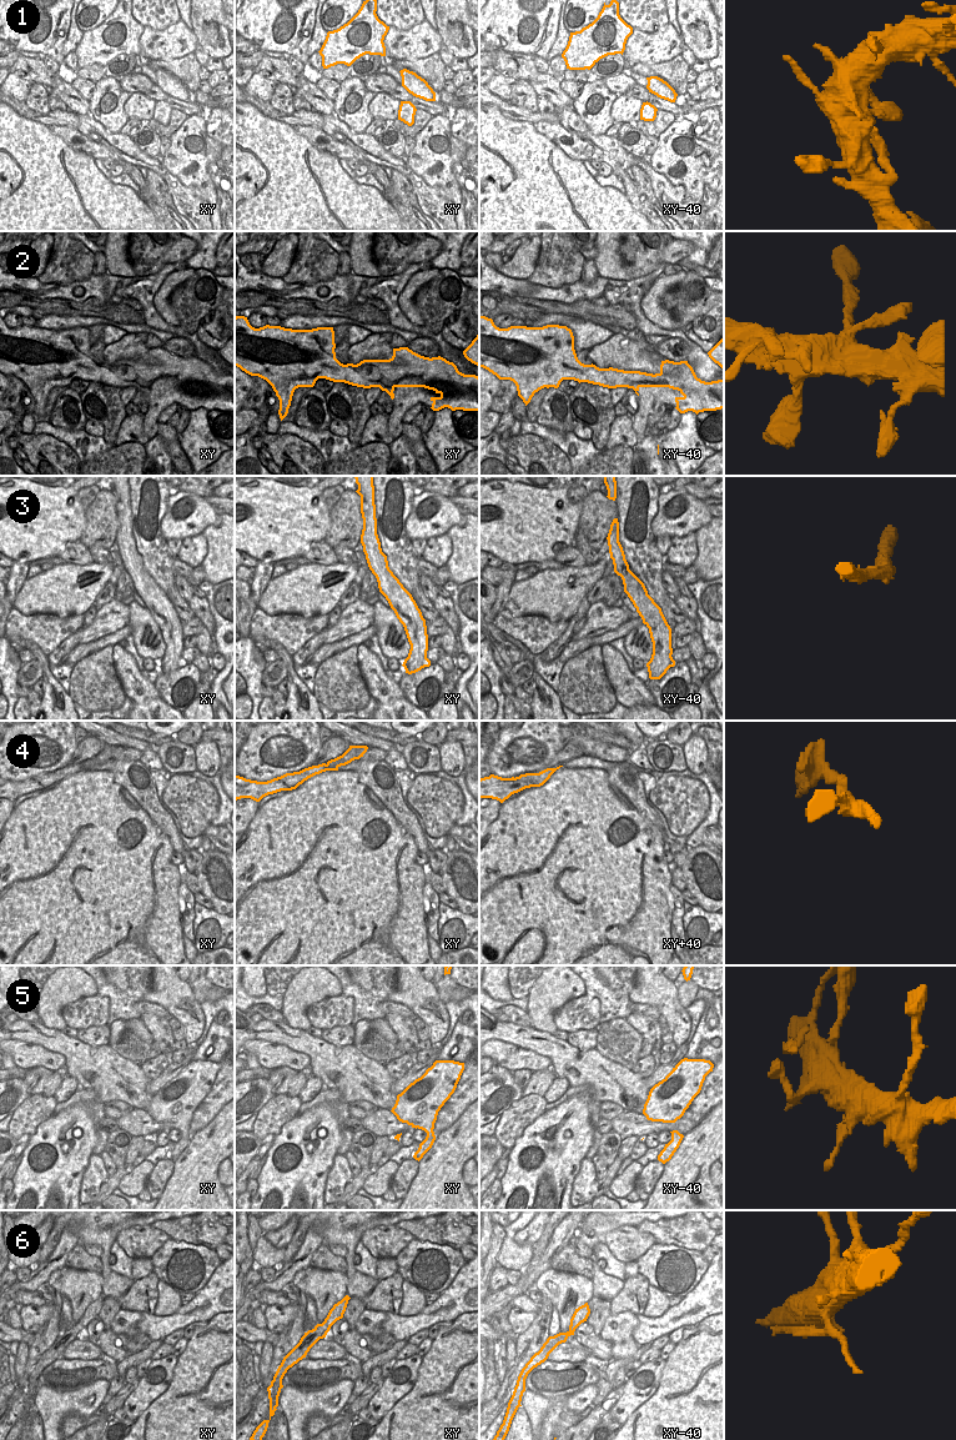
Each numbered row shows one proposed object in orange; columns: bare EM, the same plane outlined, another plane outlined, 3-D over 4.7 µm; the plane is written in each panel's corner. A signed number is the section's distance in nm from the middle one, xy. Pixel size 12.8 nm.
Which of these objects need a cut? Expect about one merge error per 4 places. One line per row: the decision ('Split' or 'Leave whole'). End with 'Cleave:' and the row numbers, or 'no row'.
1: Leave whole
2: Leave whole
3: Leave whole
4: Leave whole
5: Leave whole
6: Leave whole
Cleave: no row.

